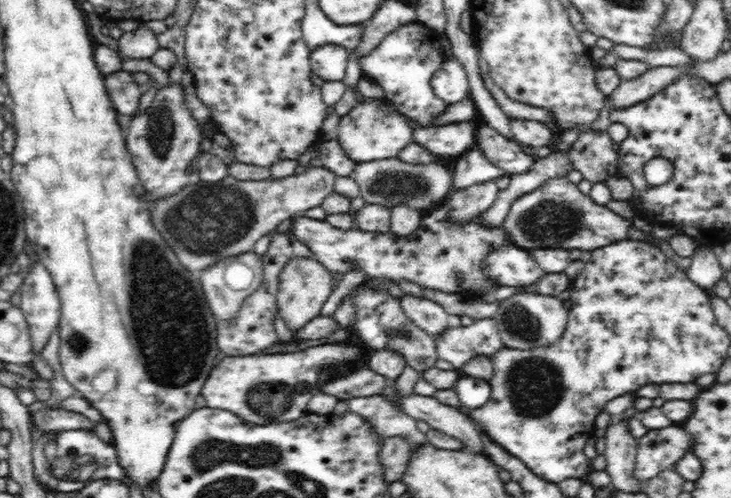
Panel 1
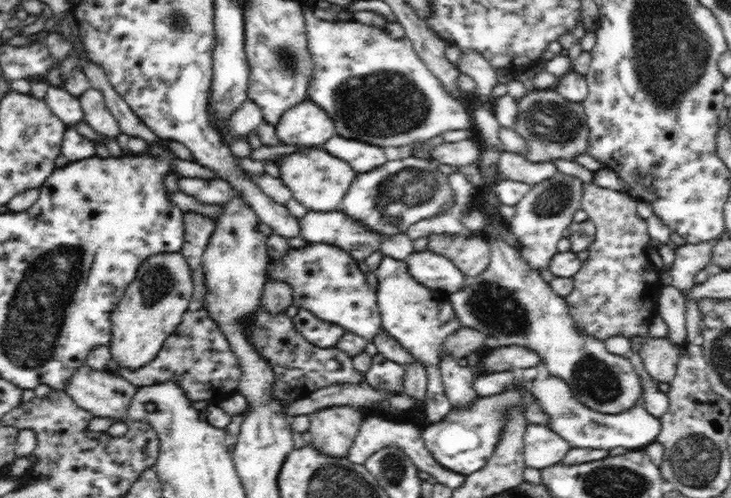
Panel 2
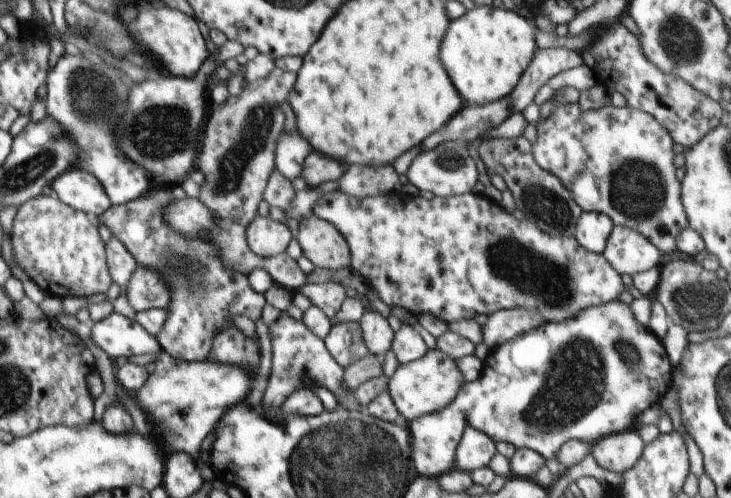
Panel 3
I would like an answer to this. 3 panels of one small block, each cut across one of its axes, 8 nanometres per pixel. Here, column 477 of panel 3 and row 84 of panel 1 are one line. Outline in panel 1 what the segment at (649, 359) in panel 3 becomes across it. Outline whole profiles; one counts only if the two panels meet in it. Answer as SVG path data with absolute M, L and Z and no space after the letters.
M417 21L404 24L387 34L370 54L360 58L360 69L367 78L372 78L383 90L385 100L390 102L418 127L426 128L448 110L449 104L433 92L430 80L436 69L442 66L445 39L443 34L427 28Z

